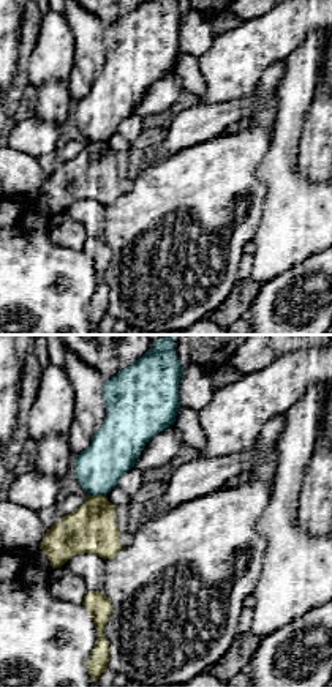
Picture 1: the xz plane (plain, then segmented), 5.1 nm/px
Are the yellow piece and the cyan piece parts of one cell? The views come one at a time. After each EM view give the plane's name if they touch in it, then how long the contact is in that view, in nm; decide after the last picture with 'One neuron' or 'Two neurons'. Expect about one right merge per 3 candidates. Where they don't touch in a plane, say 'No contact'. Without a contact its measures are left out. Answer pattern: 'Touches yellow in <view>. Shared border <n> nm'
Touches yellow in xz. Shared border 90 nm

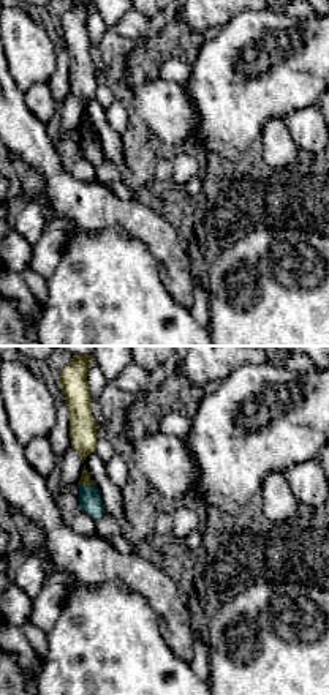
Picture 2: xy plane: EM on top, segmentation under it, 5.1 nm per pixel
Touches yellow in xy. Shared border 80 nm

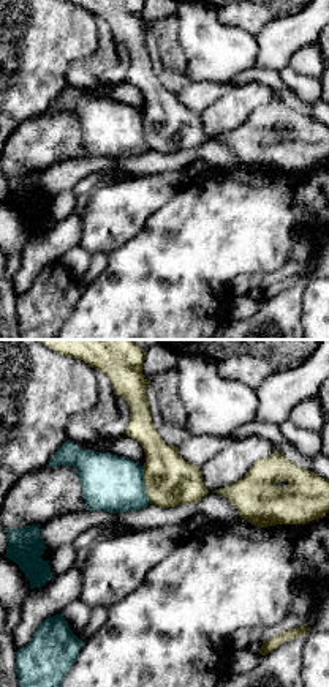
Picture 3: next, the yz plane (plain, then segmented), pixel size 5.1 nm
Touches yellow in yz. Shared border 200 nm

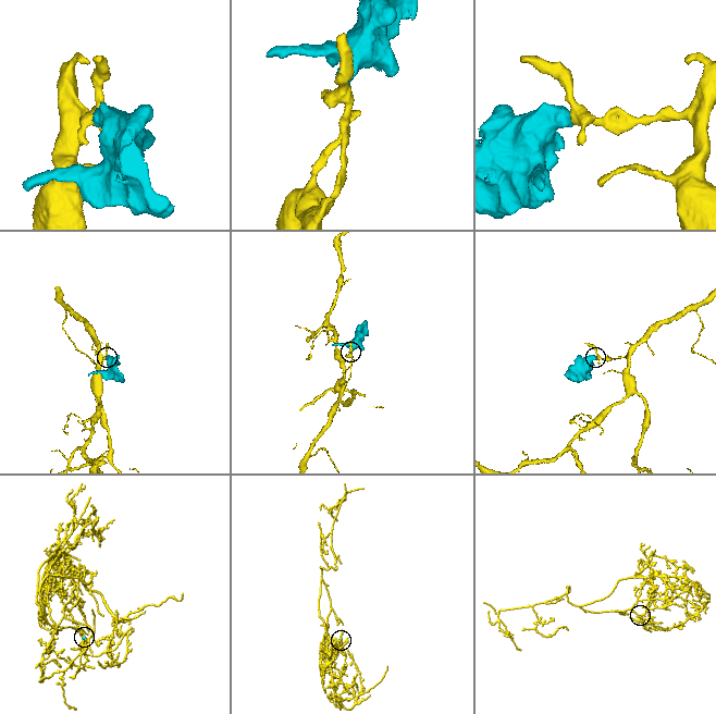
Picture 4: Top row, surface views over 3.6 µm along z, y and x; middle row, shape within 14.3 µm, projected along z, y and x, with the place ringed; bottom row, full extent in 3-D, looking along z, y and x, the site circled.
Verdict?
Two neurons

